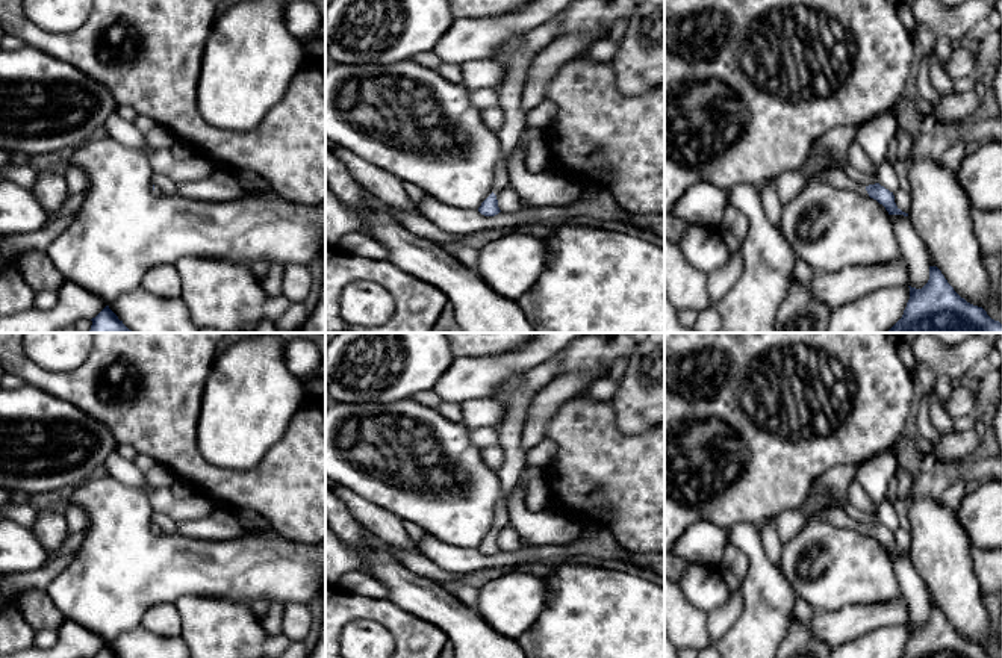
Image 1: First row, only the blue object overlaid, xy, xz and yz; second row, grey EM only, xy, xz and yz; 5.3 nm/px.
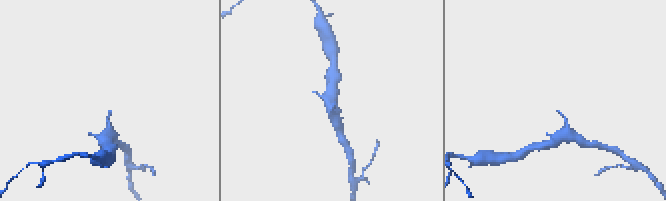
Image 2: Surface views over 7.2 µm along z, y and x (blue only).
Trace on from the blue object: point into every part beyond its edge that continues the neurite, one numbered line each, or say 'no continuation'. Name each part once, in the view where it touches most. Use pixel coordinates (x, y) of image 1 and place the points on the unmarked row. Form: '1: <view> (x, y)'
1: yz (833, 515)

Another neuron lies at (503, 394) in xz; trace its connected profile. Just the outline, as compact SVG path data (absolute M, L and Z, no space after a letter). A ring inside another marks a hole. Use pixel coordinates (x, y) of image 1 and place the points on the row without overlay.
M527 372L515 374L493 390L490 398L493 398L503 405L504 408L503 421L509 413L509 408L510 408L509 401L512 395L524 386L525 377L527 377Z

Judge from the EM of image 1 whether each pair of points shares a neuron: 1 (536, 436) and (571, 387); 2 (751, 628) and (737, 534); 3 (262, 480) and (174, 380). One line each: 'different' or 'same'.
1: same
2: same
3: same

